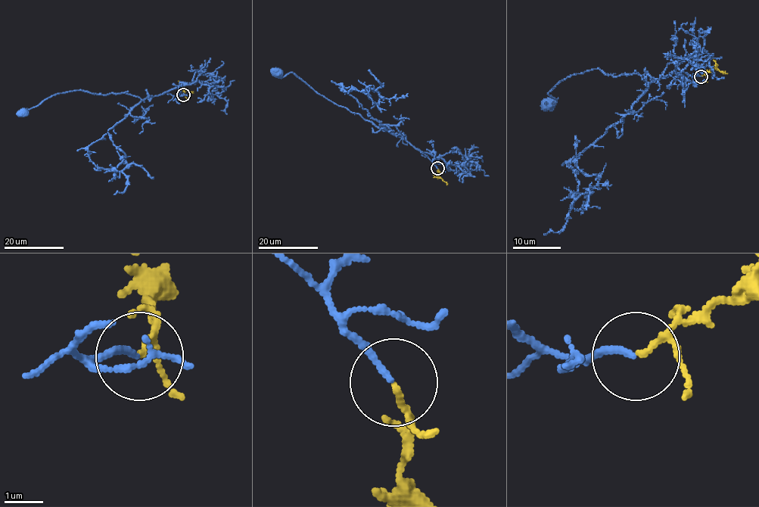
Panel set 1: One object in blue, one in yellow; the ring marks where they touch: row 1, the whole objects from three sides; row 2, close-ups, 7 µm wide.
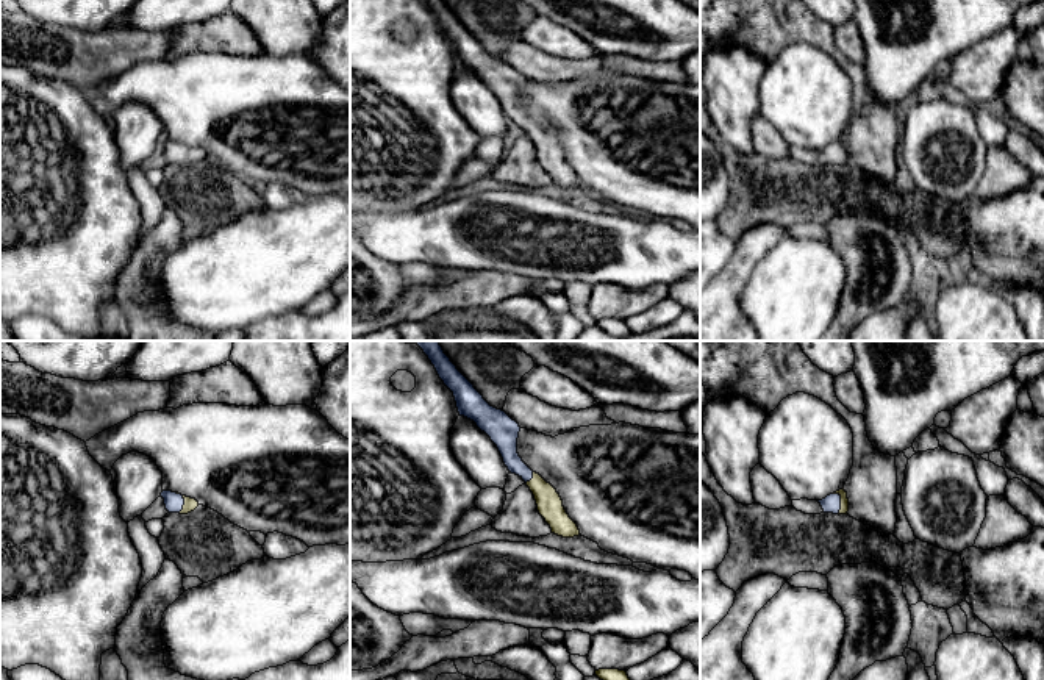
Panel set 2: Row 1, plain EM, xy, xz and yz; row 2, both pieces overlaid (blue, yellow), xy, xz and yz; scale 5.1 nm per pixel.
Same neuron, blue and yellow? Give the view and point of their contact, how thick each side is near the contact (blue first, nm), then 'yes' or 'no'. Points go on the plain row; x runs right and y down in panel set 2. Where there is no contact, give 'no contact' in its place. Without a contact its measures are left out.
yz (840, 152) | 100/50 nm | yes

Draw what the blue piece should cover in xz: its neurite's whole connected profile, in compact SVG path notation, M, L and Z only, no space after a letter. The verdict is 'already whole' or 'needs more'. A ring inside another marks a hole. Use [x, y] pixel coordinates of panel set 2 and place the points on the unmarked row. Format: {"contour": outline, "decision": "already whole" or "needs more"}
{"contour": "M424 0L439 28L453 42L459 66L477 73L497 95L505 116L519 125L535 145L538 161L550 175L552 183L563 188L580 184L577 174L569 167L556 139L539 123L533 122L517 103L520 77L505 61L491 56L474 34L456 19L444 0Z", "decision": "needs more"}

